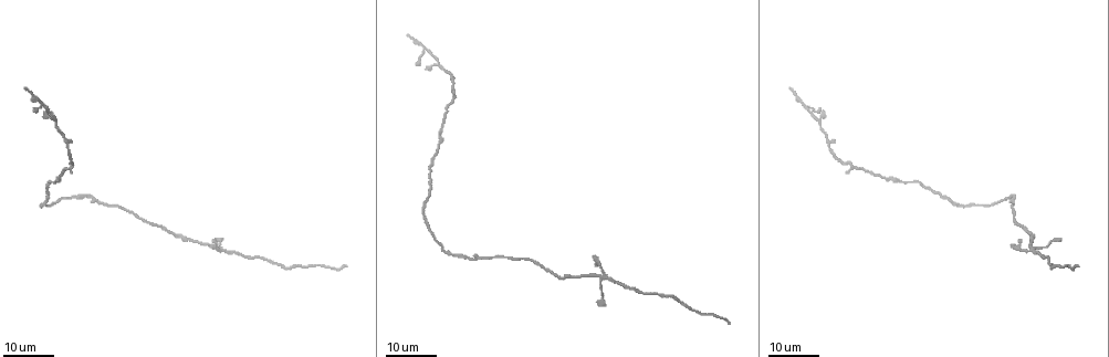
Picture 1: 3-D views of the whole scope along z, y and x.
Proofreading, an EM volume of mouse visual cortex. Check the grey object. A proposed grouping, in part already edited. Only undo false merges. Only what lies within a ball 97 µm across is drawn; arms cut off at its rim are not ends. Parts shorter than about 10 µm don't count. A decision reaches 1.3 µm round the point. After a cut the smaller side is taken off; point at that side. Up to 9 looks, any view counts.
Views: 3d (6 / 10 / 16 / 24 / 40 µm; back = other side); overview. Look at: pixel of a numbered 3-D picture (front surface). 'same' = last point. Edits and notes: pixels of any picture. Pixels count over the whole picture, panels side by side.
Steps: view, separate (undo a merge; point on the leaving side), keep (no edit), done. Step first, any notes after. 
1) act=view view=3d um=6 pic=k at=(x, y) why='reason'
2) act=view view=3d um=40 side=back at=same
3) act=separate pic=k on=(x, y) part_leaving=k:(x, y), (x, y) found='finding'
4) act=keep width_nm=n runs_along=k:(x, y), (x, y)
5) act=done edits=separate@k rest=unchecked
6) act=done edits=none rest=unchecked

act=view view=3d um=24 pic=1 at=(854, 165)

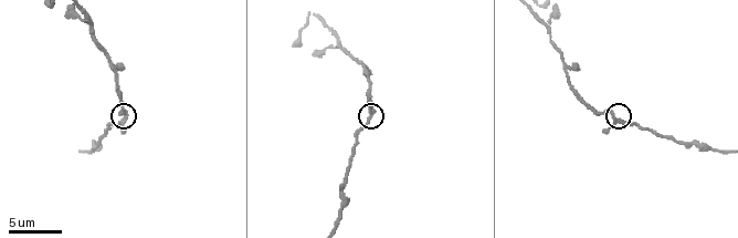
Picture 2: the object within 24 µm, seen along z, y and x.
act=view view=3d um=10 pic=2 at=(619, 121) why='zoom in'

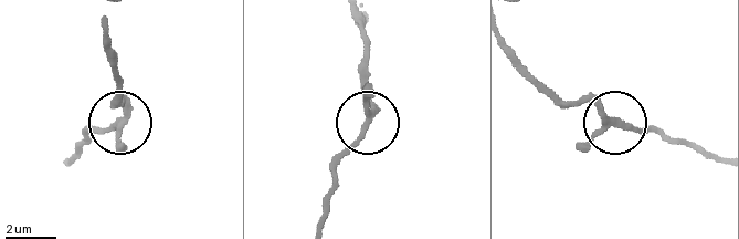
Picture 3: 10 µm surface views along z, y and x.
act=keep runs_along=3:(720, 160), (613, 123), (546, 83) found='one neuron here'

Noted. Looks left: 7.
act=view view=3d um=10 pic=2 at=(117, 81) why='narrows sharply'

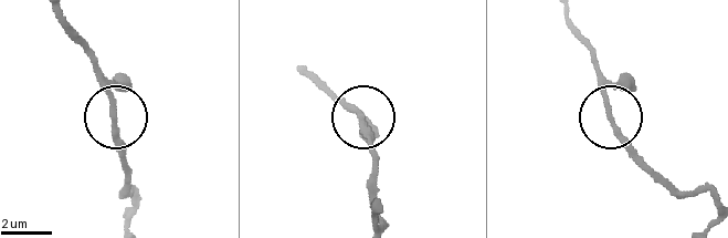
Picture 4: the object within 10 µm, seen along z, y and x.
act=keep runs_along=4:(710, 196), (666, 184), (615, 126), (597, 52) found='all the same neuron'

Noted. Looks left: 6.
act=view view=3d um=16 pic=1 at=(1019, 225) why='a narrow waist'

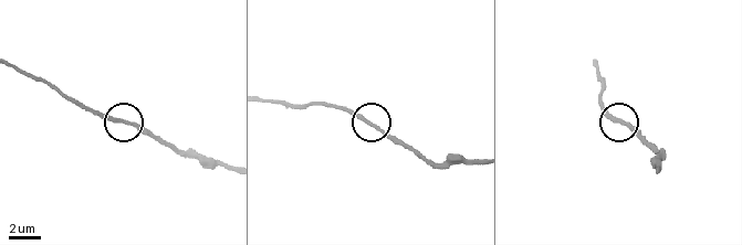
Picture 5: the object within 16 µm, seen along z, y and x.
act=view view=3d um=6 pic=5 at=(374, 127)

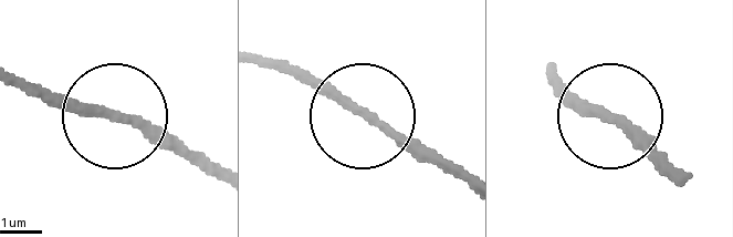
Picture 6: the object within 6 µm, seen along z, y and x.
act=keep width_nm=200 runs_along=6:(554, 68), (575, 99), (628, 120), (670, 163) found='one neuron here'

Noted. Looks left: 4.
act=view view=3d um=24 pic=1 at=(572, 277) why='thick turns thin'

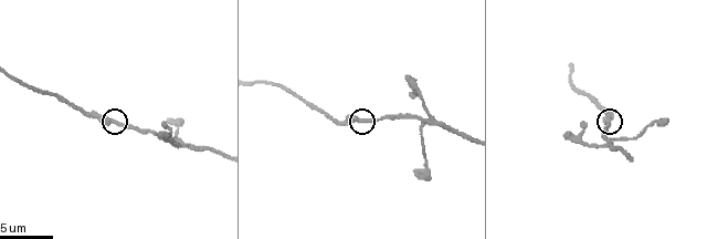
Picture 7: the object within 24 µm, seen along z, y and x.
act=view view=3d um=10 pic=7 at=(365, 119)

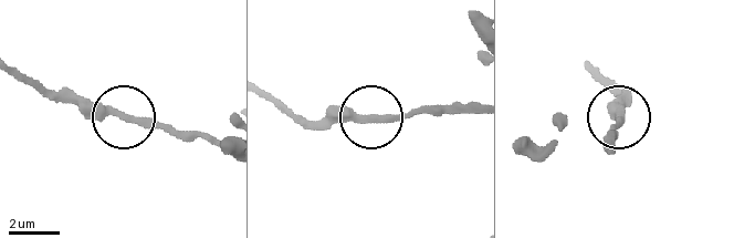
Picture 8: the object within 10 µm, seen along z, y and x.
act=keep runs_along=8:(271, 95), (315, 121), (433, 114) found='continuous, no second neuron'

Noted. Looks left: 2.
act=done edits=none rest=unchecked

